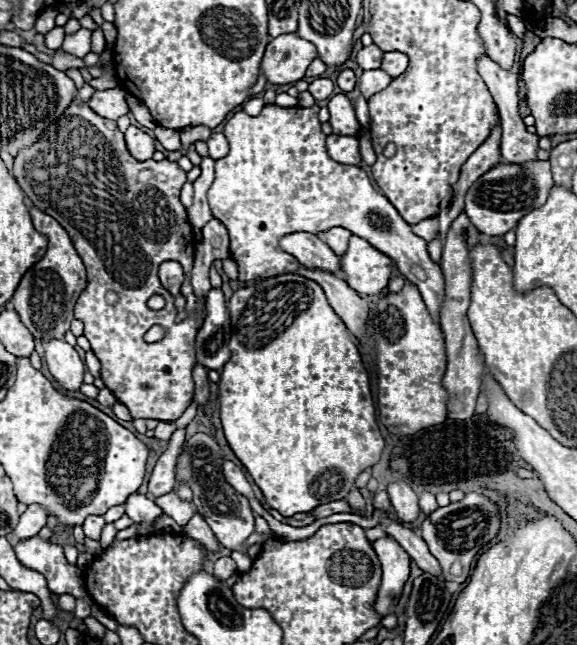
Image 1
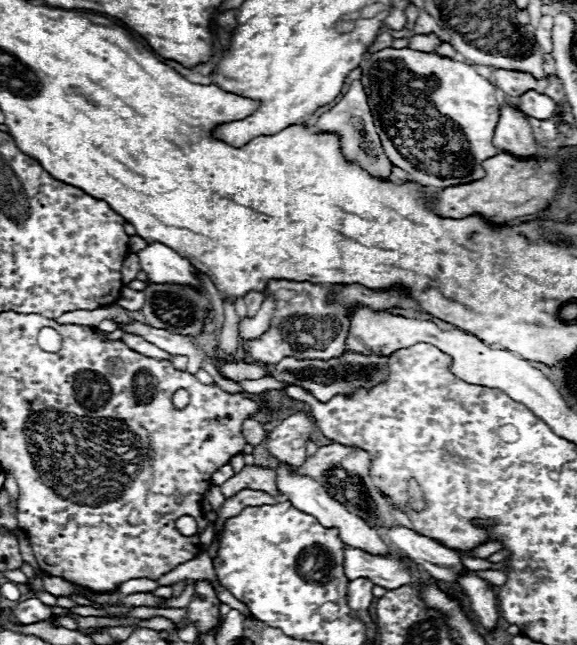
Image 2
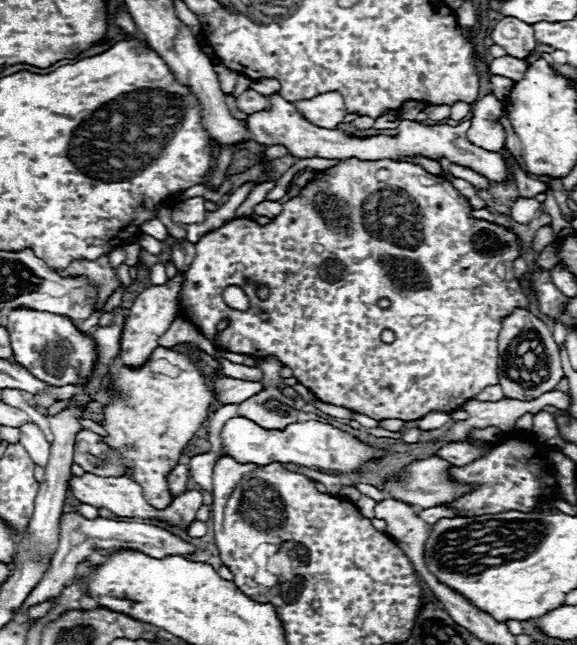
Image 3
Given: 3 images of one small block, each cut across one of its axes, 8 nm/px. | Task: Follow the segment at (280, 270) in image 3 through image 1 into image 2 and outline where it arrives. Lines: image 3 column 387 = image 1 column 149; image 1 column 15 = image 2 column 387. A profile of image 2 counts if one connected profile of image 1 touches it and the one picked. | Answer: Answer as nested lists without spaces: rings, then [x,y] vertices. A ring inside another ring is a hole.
[[[354,80],[350,84],[348,92],[342,96],[342,100],[332,110],[328,110],[326,114],[322,114],[318,118],[314,130],[318,130],[318,132],[338,132],[342,136],[340,138],[342,152],[344,152],[344,156],[348,160],[360,162],[360,166],[366,168],[372,176],[382,176],[382,178],[388,178],[390,176],[390,162],[388,162],[388,156],[384,154],[382,144],[380,144],[380,138],[376,134],[374,118],[370,114],[366,92],[364,92],[364,88],[362,88],[362,84],[358,80]]]

